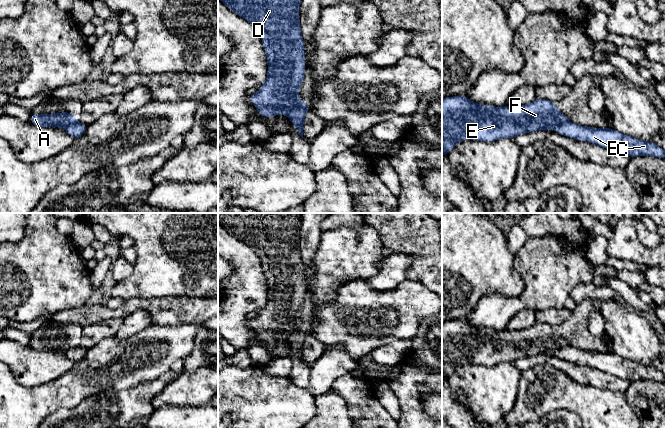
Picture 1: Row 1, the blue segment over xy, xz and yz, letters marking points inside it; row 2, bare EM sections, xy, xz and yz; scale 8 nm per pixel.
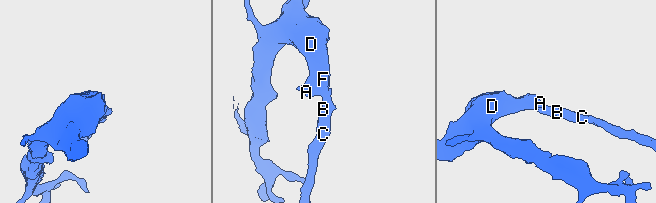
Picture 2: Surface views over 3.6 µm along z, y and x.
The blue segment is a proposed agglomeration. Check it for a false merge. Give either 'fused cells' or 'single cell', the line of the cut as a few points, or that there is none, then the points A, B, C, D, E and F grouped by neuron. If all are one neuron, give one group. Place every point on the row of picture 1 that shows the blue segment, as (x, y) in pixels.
single cell | no cut | A B C D E F

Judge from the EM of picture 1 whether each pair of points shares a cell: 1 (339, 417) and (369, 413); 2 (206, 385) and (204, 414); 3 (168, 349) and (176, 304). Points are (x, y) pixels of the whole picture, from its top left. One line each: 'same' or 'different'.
1: different
2: different
3: different

